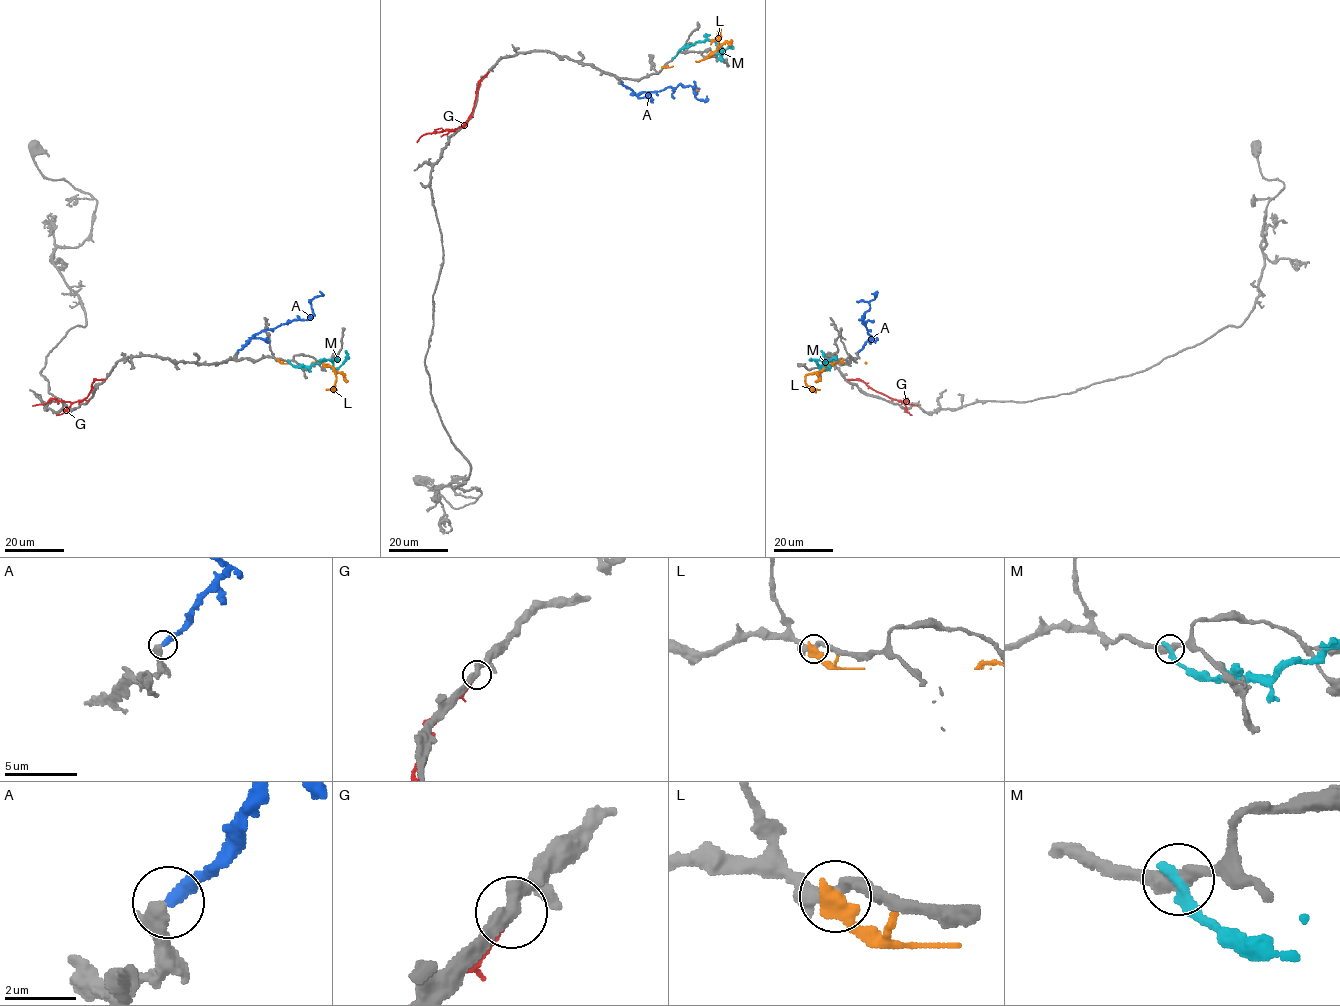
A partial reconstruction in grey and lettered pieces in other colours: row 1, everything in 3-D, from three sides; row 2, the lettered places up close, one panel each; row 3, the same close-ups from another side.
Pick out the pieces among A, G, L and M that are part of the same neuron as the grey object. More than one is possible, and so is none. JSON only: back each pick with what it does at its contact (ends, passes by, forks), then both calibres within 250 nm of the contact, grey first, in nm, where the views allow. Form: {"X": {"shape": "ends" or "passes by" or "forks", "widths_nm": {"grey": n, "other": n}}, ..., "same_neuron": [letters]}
{"A": {"shape": "ends", "widths_nm": {"grey": 340, "other": 360}}, "same_neuron": ["A"]}

